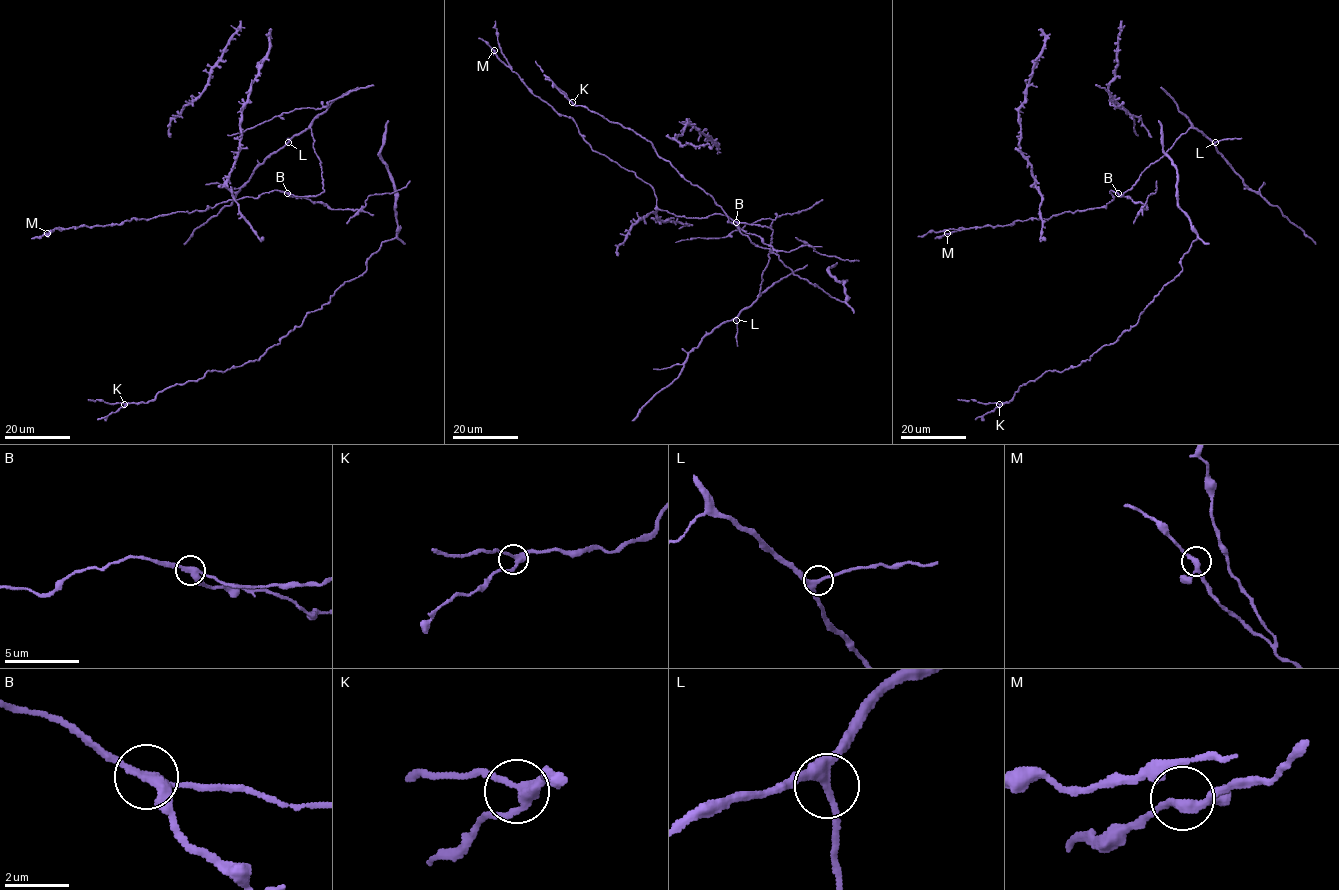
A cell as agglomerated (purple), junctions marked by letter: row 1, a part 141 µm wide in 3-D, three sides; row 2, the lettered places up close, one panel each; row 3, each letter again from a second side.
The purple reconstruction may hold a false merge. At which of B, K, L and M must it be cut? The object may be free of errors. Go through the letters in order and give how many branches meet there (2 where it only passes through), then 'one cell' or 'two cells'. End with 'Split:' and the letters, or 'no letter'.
B: 3 branches meet; two cells
K: 3 branches meet; one cell
L: 3 branches meet; one cell
M: 3 branches meet; one cell
Split: B

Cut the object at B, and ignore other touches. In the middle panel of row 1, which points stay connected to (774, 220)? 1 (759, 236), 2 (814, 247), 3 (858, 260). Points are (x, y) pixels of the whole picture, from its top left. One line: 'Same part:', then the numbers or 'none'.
Same part: none

